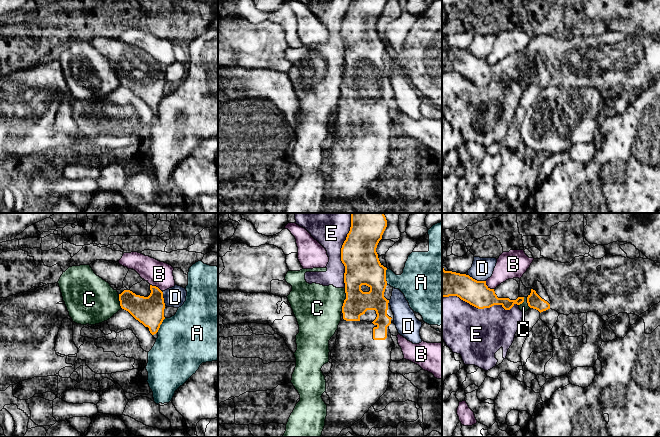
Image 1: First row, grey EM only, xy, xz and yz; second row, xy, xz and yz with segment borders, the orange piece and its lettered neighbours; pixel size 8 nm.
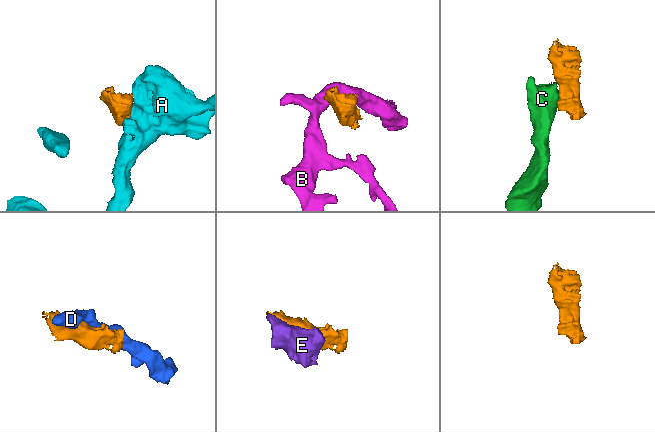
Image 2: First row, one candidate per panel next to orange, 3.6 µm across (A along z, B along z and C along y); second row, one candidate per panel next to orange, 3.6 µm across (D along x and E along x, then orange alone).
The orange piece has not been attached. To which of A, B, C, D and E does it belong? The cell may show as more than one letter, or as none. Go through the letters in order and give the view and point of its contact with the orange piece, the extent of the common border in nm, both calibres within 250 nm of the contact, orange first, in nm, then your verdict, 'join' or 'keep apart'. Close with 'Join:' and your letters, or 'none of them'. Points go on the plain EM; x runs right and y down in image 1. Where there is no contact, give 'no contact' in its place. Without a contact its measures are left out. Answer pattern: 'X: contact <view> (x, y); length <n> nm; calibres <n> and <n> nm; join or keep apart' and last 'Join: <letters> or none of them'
A: contact xz (385, 52); length 130 nm; calibres 280 and 260 nm; keep apart
B: contact yz (487, 62); length 100 nm; calibres 200 and 220 nm; keep apart
C: contact xz (345, 75); length 190 nm; calibres 220 and 380 nm; keep apart
D: contact yz (476, 56); length 160 nm; calibres 200 and 180 nm; keep apart
E: contact yz (480, 84); length 600 nm; calibres 200 and 420 nm; keep apart
Join: none of them

